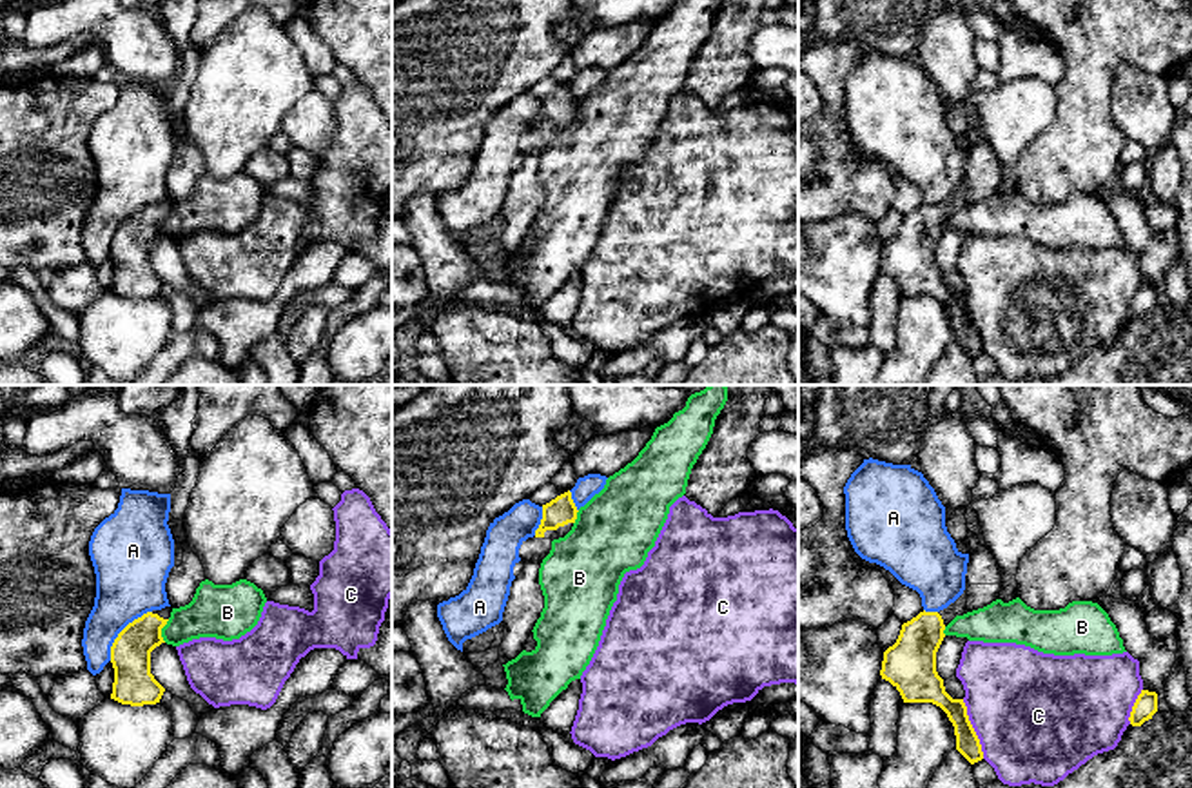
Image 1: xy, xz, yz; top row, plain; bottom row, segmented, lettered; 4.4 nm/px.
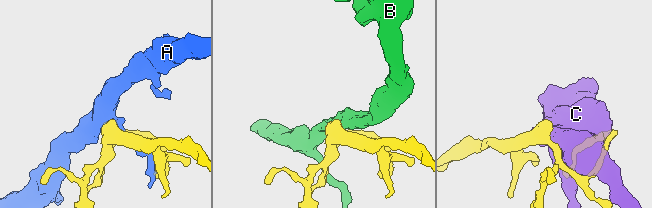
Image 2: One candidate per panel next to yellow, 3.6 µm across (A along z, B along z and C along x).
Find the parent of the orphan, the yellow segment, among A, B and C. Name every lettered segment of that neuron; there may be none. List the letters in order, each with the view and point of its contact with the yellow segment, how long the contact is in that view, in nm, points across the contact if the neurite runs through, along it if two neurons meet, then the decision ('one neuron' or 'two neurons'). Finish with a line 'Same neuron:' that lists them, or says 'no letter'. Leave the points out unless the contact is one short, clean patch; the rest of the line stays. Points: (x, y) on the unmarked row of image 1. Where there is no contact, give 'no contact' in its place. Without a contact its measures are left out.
A: contact xy (122, 224); length 300 nm; two neurons
B: contact xy (160, 224); length 110 nm; border xy (169, 213), (162, 222), (164, 235); two neurons
C: contact yz (973, 322); length 280 nm; two neurons
Same neuron: no letter

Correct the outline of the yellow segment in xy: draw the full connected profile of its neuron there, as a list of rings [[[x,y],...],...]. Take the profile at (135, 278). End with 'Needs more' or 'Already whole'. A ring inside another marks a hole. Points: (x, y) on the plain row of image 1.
[[[172,200],[152,203],[129,216],[111,240],[114,276],[111,292],[131,298],[156,298],[165,281],[151,267],[151,245],[163,234],[161,222]]]. Needs more

